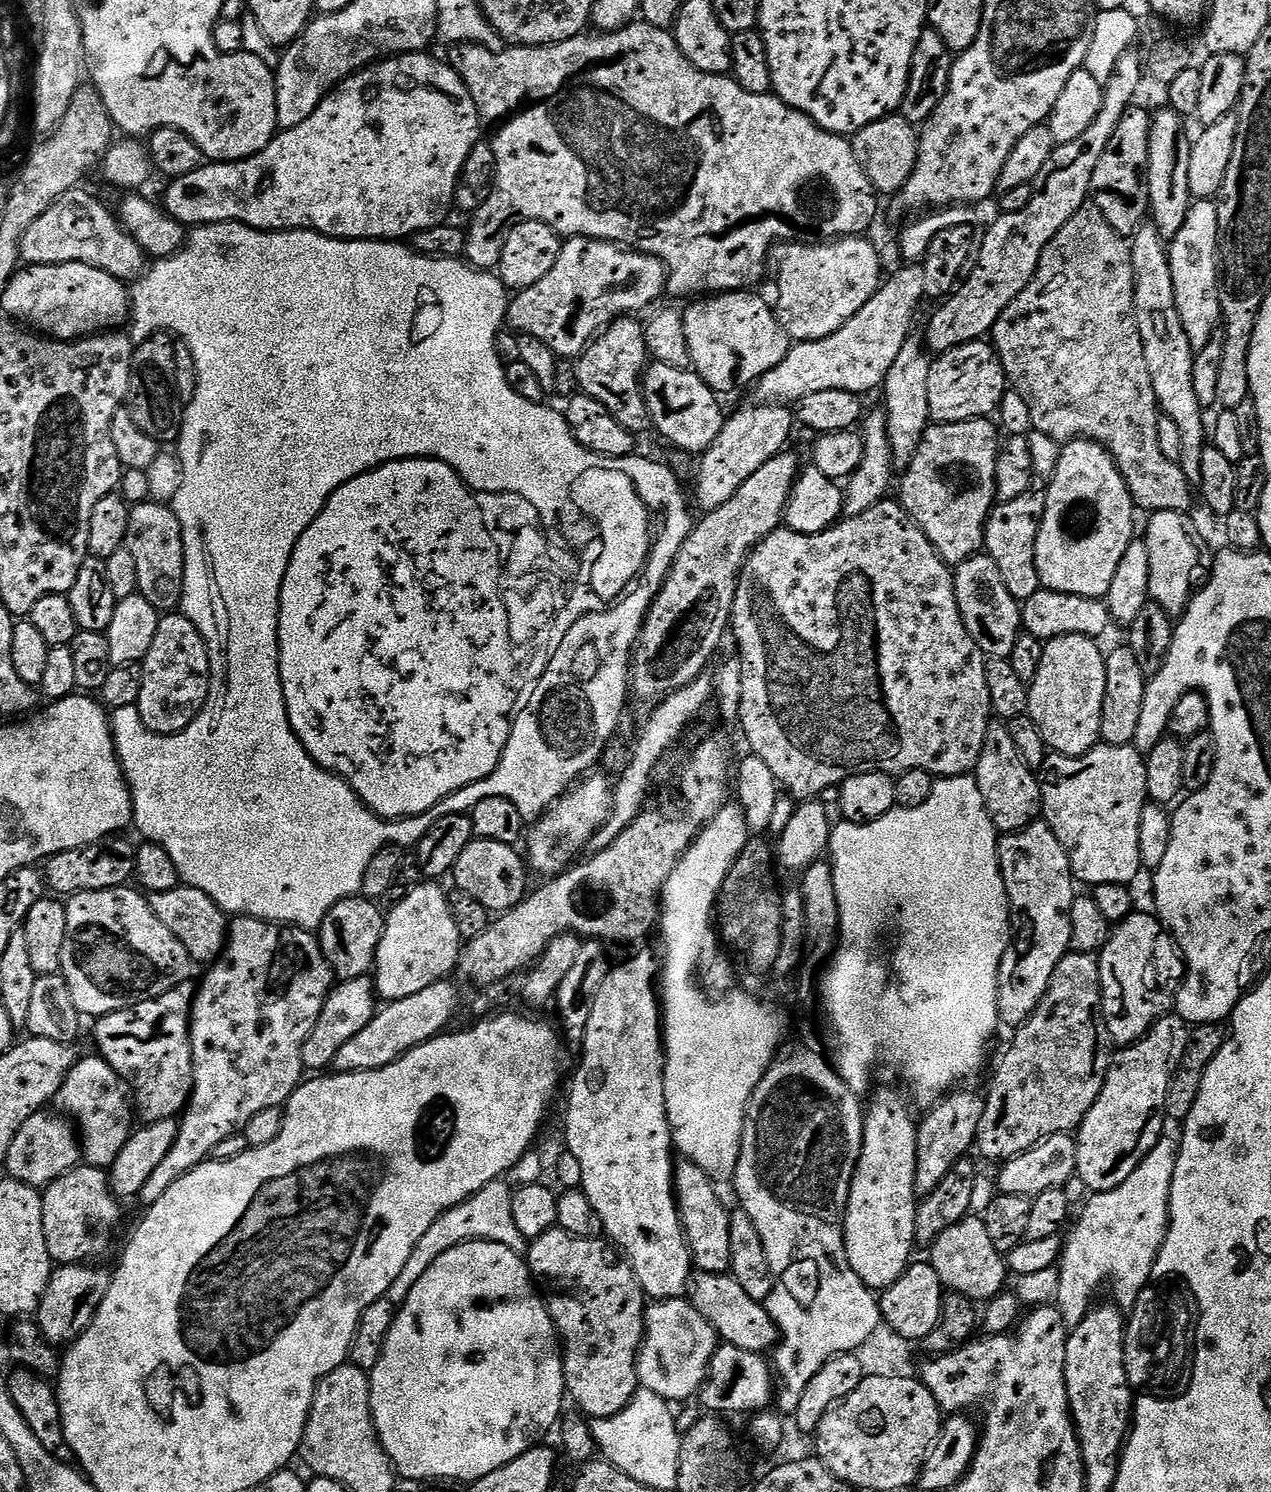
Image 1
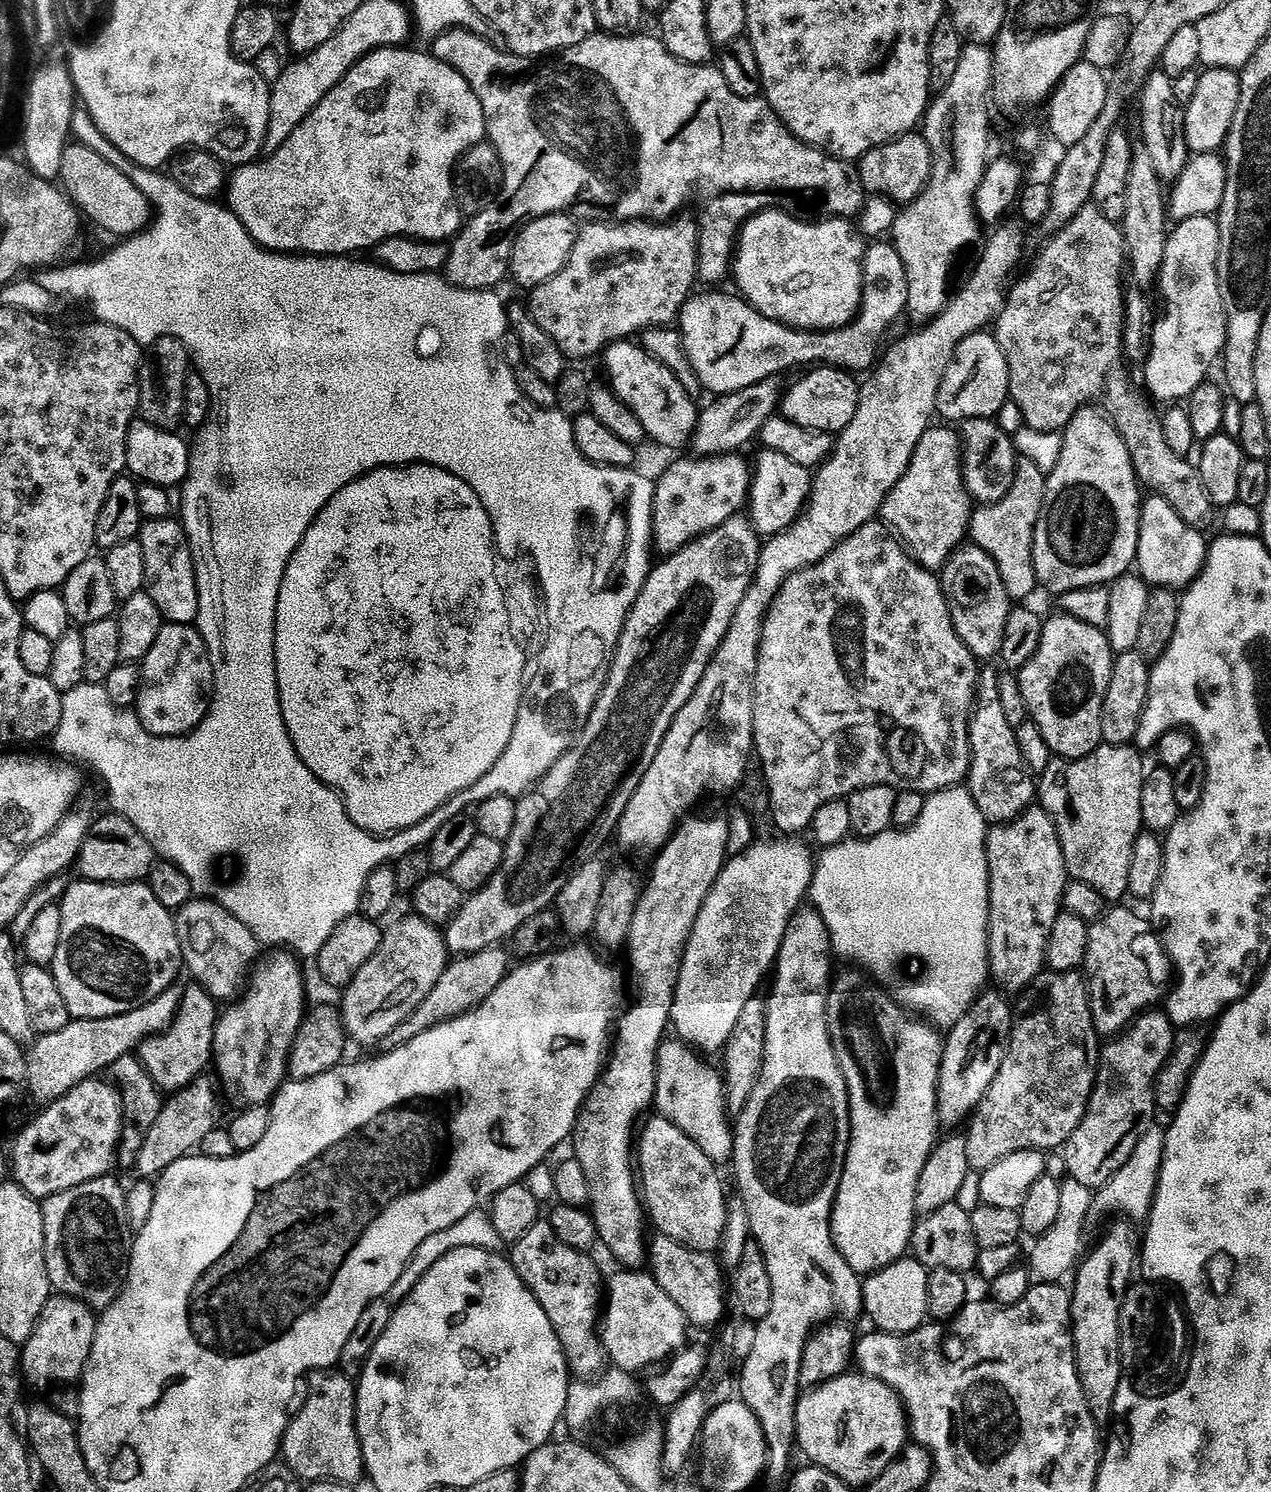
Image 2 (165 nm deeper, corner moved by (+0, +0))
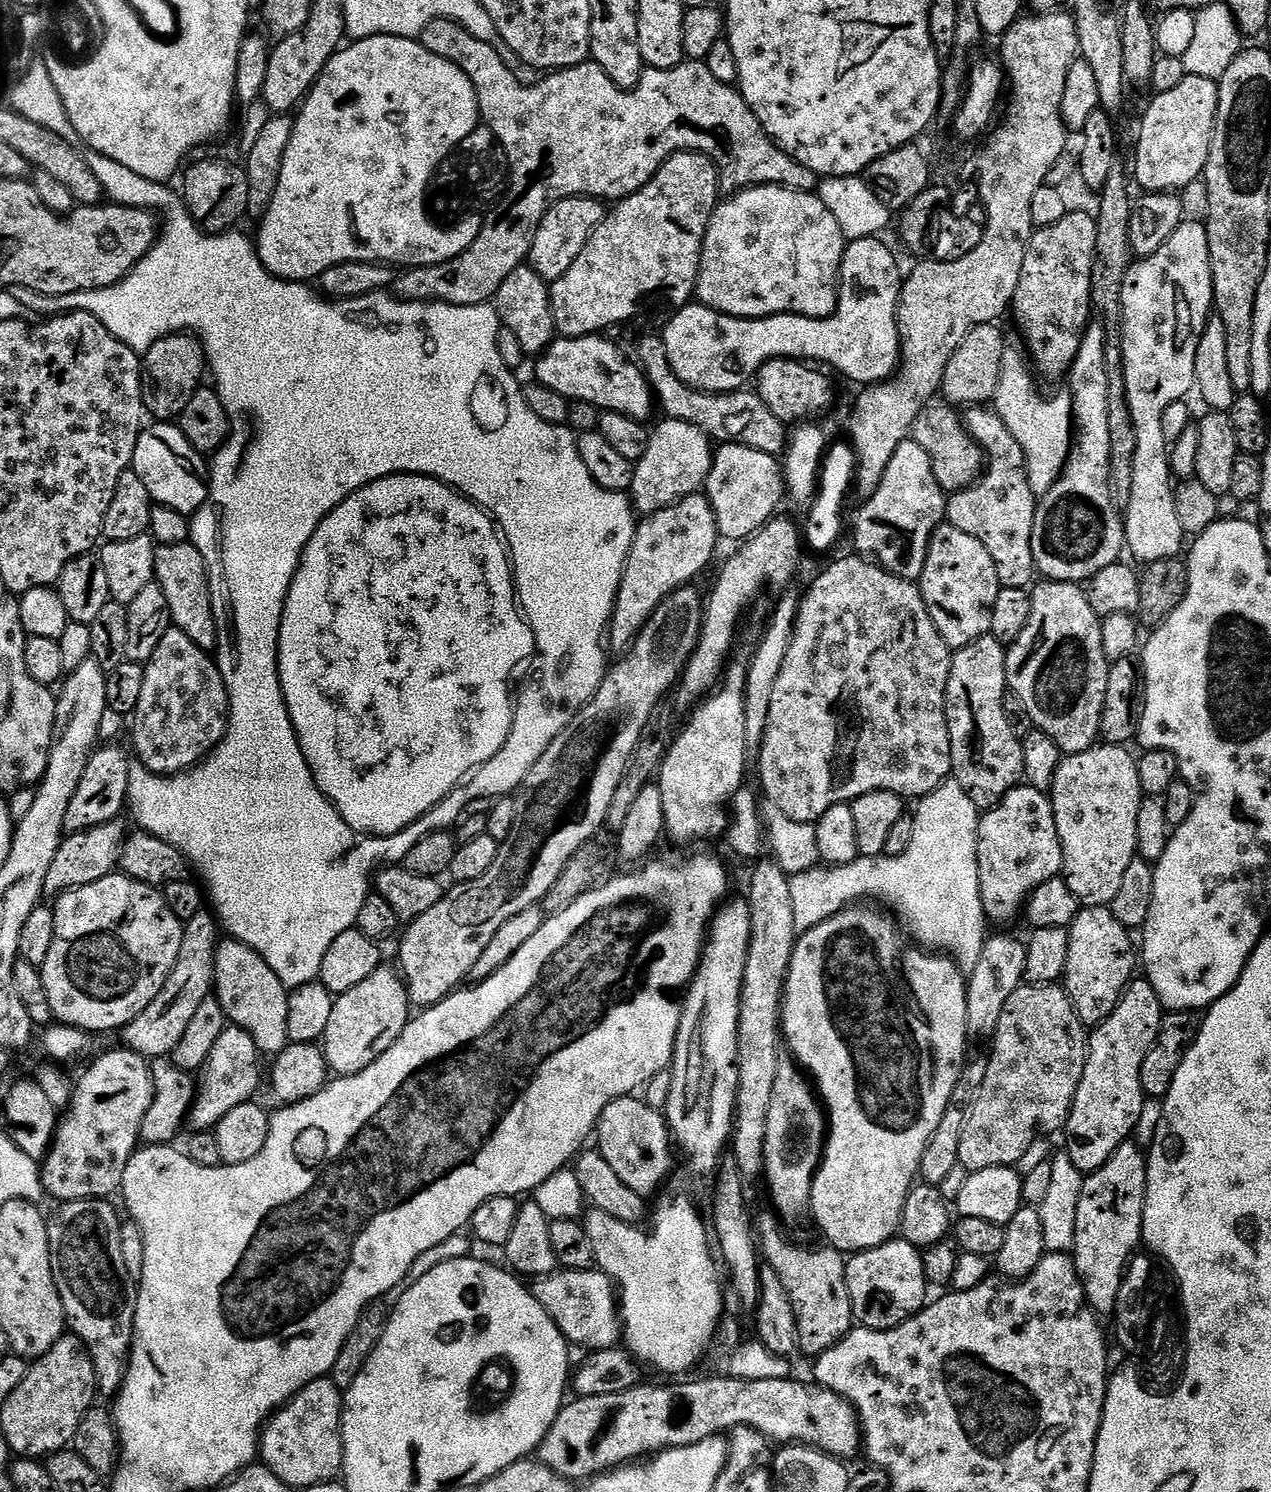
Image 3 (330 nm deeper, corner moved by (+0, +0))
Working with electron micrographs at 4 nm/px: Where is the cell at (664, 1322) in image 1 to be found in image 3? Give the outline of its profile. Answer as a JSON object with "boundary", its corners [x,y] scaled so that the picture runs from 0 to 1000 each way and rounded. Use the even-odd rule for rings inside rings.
{"boundary":[[[441,851],[437,854],[424,856],[421,859],[420,869],[428,877],[429,881],[441,890],[445,898],[457,901],[463,905],[481,904],[486,898],[486,877],[483,873],[483,861],[471,851]]]}

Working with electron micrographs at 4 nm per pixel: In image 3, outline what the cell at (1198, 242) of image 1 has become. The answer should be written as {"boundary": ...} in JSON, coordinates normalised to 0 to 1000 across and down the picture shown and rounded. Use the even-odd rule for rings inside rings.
{"boundary":[[[930,149],[913,166],[895,174],[885,184],[882,194],[884,216],[880,223],[885,267],[891,278],[894,298],[891,328],[883,348],[887,369],[891,369],[891,376],[898,375],[900,379],[928,373],[932,367],[933,357],[925,341],[915,277],[922,270],[931,269],[934,263],[939,262],[940,235],[954,206],[950,154],[946,149]]]}

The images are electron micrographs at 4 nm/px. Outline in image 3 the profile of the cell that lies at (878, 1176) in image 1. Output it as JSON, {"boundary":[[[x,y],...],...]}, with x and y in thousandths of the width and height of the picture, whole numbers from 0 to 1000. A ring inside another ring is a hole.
{"boundary":[[[686,607],[664,609],[627,629],[626,636],[623,637],[623,644],[620,648],[620,655],[617,657],[617,670],[614,671],[614,690],[616,699],[619,704],[620,702],[623,704],[624,709],[627,710],[625,712],[630,716],[633,715],[632,718],[640,725],[641,731],[650,743],[650,763],[645,782],[642,784],[642,789],[639,790],[637,813],[639,812],[640,816],[642,817],[646,827],[651,830],[649,832],[662,840],[681,839],[688,835],[696,834],[706,828],[711,806],[719,796],[724,784],[725,773],[729,773],[729,768],[735,757],[738,757],[741,747],[747,742],[748,737],[746,737],[751,732],[752,726],[755,724],[755,712],[758,710],[758,702],[761,701],[762,697],[763,698],[760,682],[762,660],[755,647],[745,640],[737,639],[717,632],[714,633],[711,631],[712,623],[704,616],[698,617],[694,612],[680,608]]]}

